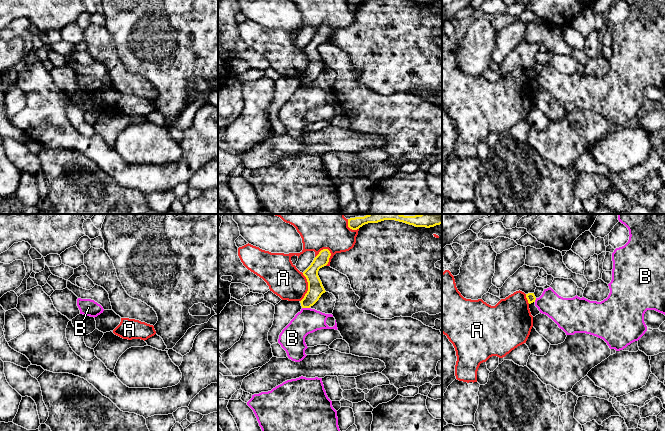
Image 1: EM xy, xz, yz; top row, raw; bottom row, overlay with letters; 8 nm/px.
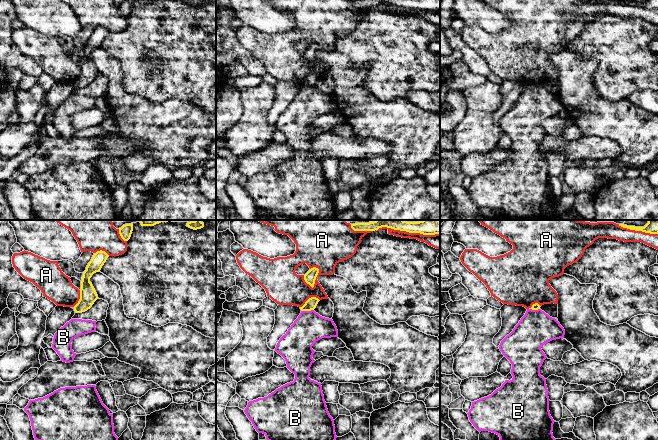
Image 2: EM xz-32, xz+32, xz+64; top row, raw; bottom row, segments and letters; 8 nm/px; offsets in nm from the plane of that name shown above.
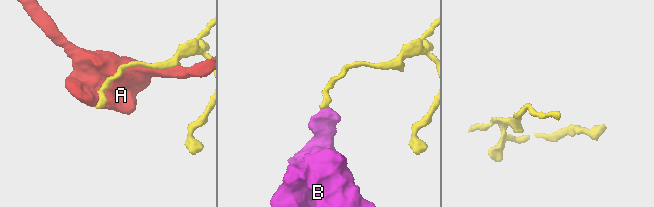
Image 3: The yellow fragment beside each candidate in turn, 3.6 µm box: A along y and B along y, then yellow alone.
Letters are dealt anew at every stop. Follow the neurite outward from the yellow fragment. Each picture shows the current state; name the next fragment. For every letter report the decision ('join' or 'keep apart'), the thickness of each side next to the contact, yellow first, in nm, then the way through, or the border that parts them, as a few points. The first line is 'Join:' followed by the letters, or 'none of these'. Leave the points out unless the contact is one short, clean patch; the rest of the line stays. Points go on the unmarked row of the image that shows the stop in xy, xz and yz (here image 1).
Join: none of these
A: keep apart; 110 nm thick on the yellow side, 240 nm on the other
B: keep apart; 130 nm thick on the yellow side, 200 nm on the other; border along xz (302, 83), (309, 84)

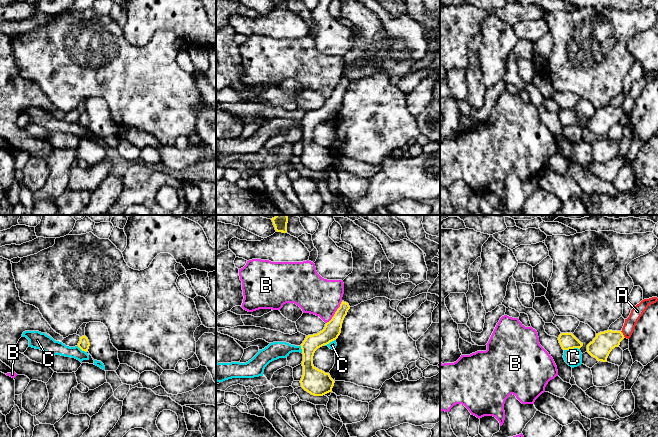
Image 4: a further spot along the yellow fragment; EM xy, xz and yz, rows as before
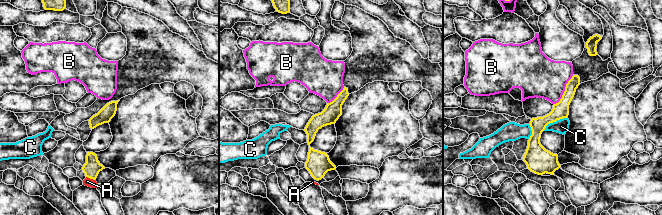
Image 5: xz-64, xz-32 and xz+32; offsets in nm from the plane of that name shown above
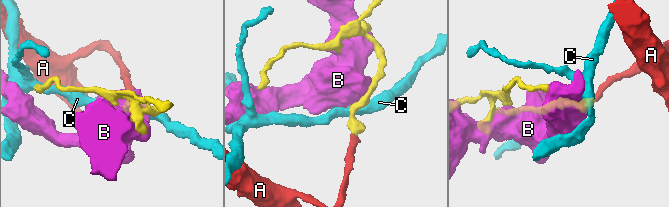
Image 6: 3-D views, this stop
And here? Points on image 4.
Join: A
A: join; 170 nm thick on the yellow side, 90 nm on the other; runs through yz (601, 122), (607, 116), (622, 110), (628, 104), (637, 87)
B: keep apart; 140 nm thick on the yellow side, 300 nm on the other
C: keep apart; 130 nm thick on the yellow side, 140 nm on the other; border along yz (579, 124), (564, 126)

